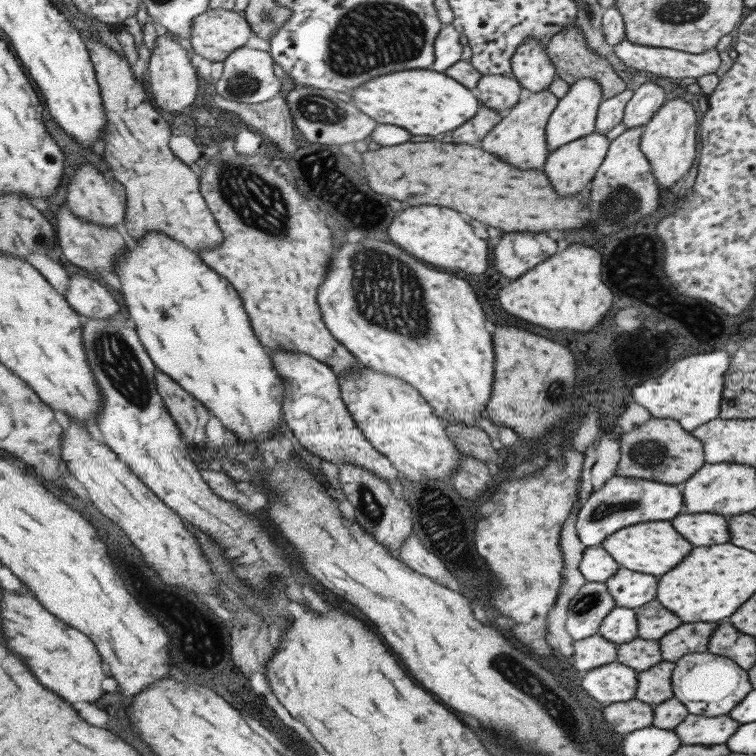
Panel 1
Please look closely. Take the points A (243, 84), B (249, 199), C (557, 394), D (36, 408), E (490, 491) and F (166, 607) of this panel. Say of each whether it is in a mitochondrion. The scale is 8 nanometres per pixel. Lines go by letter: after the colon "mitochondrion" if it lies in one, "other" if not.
A: mitochondrion
B: mitochondrion
C: mitochondrion
D: other
E: other
F: other

